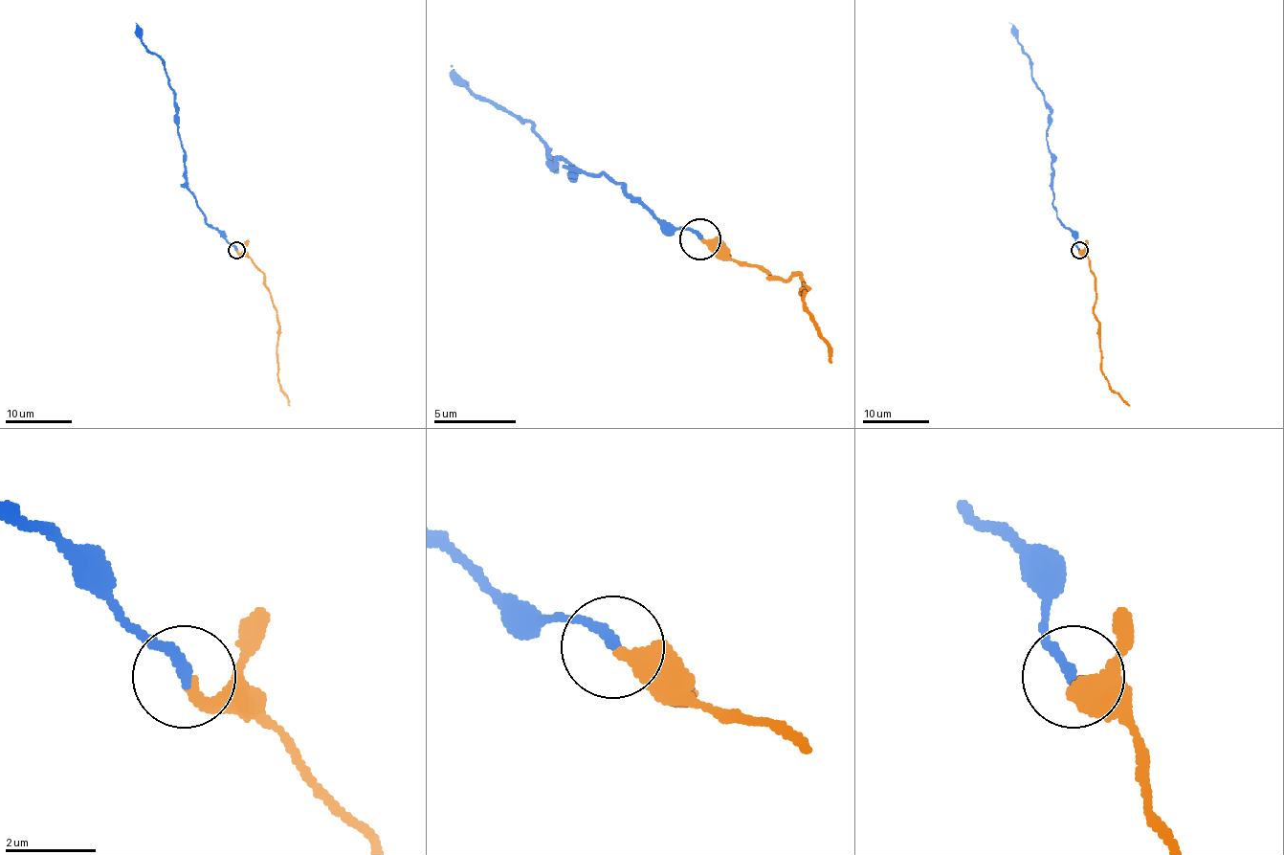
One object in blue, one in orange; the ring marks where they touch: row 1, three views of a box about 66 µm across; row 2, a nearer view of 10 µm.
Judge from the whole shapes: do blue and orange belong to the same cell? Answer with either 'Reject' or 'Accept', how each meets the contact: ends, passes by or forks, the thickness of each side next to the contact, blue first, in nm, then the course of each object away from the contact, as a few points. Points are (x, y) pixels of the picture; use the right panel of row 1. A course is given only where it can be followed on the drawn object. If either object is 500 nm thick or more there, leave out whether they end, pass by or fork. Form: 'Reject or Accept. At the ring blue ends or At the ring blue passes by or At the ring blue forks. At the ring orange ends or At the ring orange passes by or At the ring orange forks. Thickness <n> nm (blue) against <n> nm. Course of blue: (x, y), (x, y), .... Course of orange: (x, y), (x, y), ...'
Accept. At the ring blue ends. At the ring orange ends. Thickness 240 nm (blue) against 340 nm. Course of blue: (1079, 249), (1075, 236), (1052, 206), (1052, 153), (1046, 140), (1051, 106), (1032, 77), (1017, 30), (1008, 23). Course of orange: (1080, 249), (1089, 259), (1089, 268), (1094, 275), (1094, 318), (1098, 323), (1102, 374), (1129, 406)

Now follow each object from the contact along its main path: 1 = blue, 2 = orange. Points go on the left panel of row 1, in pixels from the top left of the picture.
1: (236, 249), (209, 224), (188, 188), (175, 91), (165, 64), (142, 41), (142, 30), (135, 23)
2: (236, 249), (263, 275), (265, 287), (276, 311), (279, 388), (290, 406)

